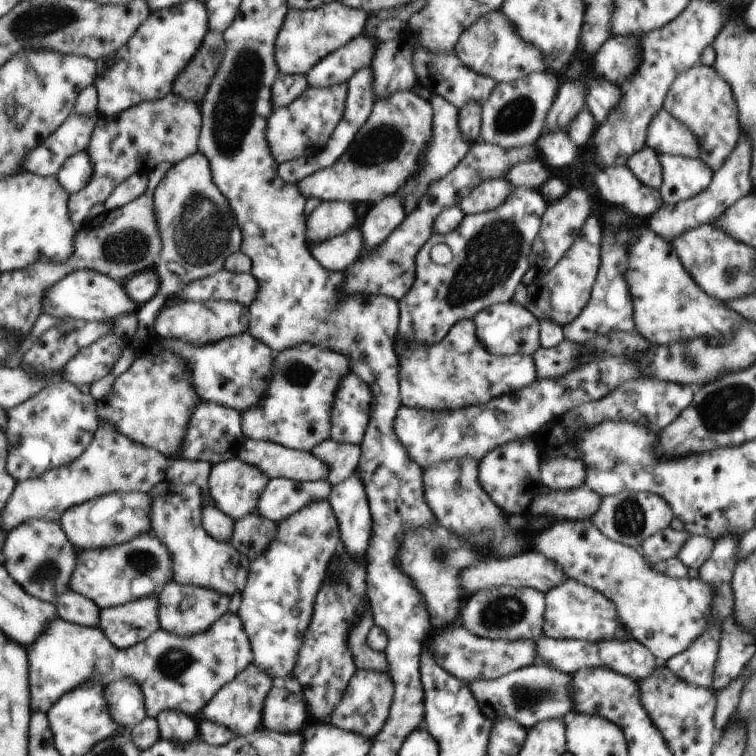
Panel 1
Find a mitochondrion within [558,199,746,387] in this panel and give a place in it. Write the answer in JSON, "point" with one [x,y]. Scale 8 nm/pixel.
{"point":[686,359]}

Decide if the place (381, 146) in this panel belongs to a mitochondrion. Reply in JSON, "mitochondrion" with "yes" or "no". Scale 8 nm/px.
{"mitochondrion":"yes"}

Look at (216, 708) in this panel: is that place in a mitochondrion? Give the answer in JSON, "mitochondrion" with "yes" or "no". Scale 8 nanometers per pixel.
{"mitochondrion":"no"}

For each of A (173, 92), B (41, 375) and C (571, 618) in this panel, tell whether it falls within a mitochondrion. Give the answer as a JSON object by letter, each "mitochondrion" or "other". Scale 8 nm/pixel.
{"A":"other","B":"other","C":"other"}

